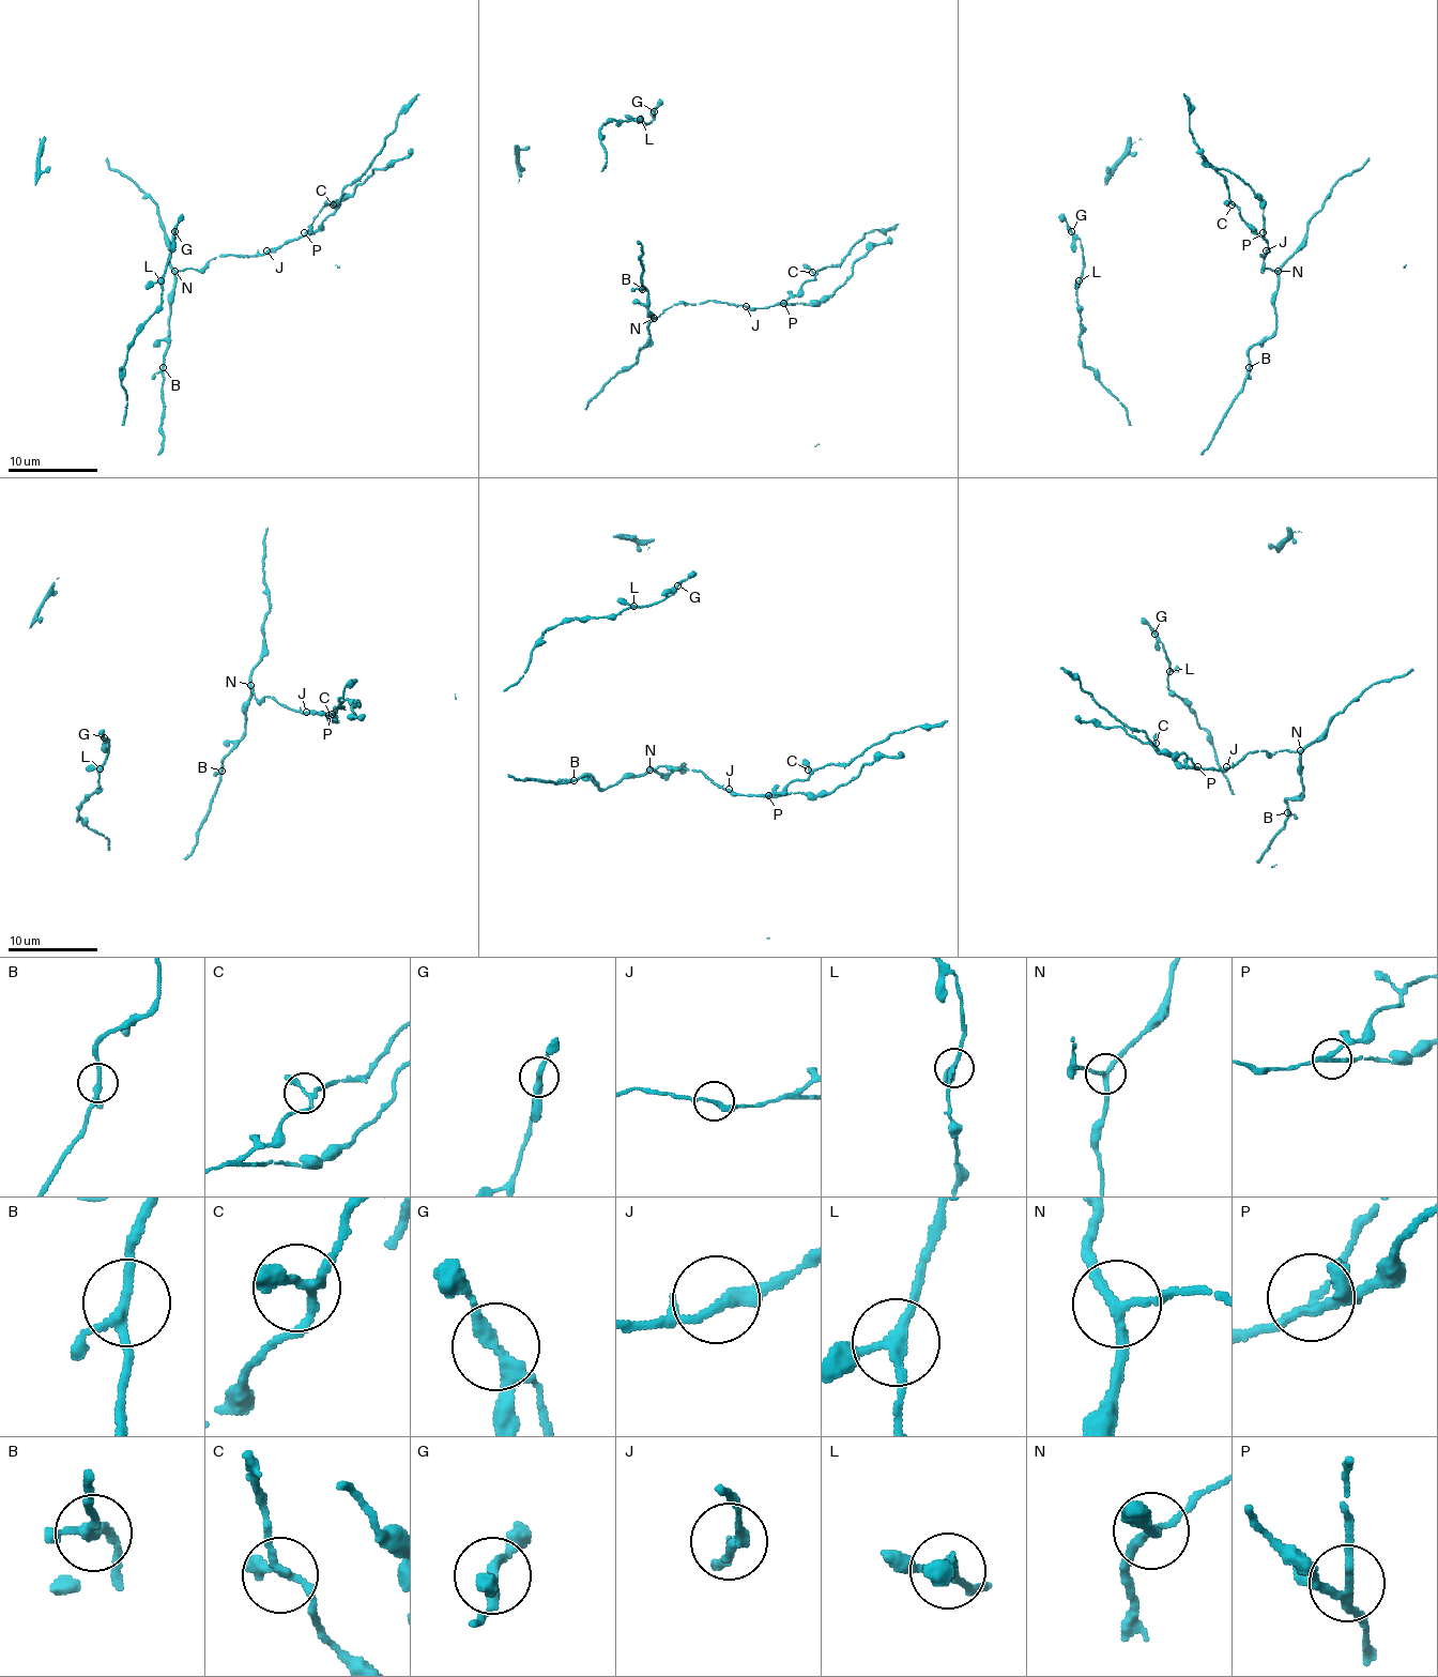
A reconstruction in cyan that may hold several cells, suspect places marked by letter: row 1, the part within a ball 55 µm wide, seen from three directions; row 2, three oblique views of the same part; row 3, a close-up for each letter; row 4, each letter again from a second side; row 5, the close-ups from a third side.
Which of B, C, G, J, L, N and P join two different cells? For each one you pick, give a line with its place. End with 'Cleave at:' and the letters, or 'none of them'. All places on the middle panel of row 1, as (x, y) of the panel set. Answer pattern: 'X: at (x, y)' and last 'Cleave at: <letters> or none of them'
P: at (783, 303)
Cleave at: P

